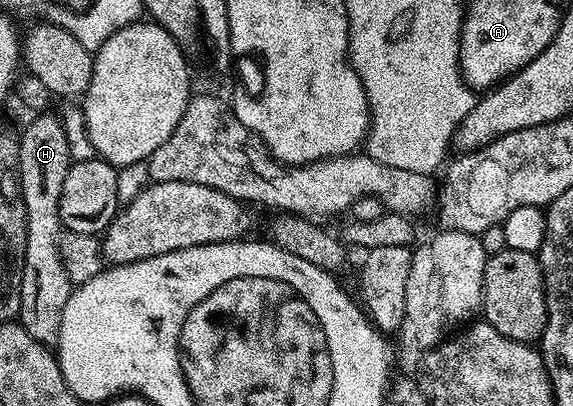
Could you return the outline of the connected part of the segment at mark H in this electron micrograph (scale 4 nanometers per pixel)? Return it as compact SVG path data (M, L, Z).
M35 114L34 120L23 129L18 139L18 182L22 185L26 210L26 248L16 319L25 331L36 337L36 341L54 345L58 341L64 305L68 305L72 290L68 273L64 273L64 261L60 261L58 252L58 237L64 230L60 217L60 193L72 160L61 118L50 114Z

